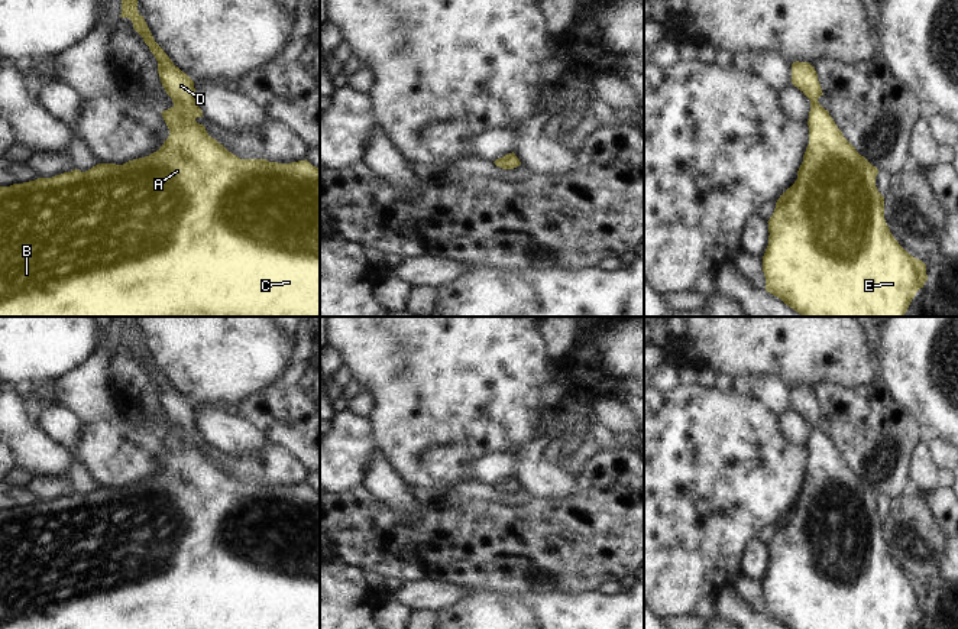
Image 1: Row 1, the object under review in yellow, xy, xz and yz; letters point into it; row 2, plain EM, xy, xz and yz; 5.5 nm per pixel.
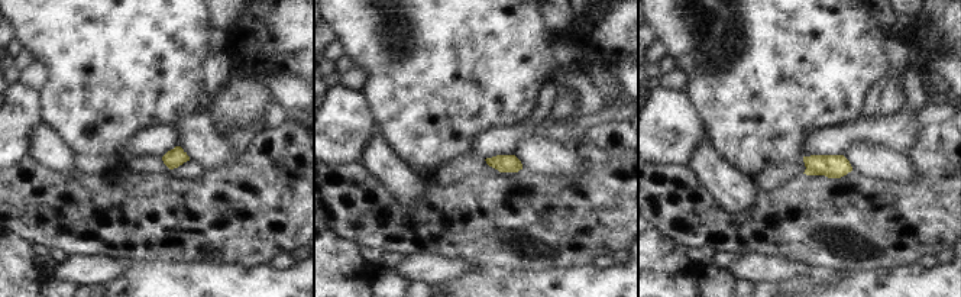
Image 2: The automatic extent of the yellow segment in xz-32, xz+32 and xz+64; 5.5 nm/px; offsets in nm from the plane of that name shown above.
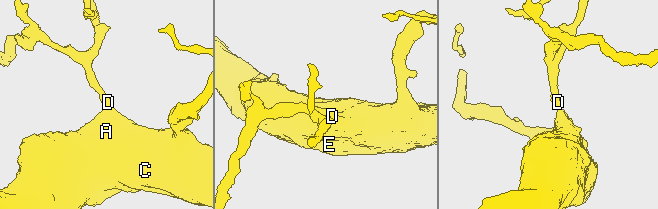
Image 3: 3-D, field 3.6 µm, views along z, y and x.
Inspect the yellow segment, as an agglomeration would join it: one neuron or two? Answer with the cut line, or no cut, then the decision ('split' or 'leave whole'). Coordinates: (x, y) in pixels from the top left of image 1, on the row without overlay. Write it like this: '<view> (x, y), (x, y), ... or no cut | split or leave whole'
no cut | leave whole

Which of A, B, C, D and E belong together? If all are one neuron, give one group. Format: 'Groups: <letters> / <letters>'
Groups: A B C D E

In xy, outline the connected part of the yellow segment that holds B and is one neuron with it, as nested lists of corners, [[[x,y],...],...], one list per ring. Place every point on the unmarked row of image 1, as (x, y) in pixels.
[[[136,317],[116,318],[122,321],[120,341],[127,341],[132,344],[133,353],[143,361],[143,366],[155,379],[162,411],[172,422],[174,429],[165,435],[161,435],[169,453],[169,460],[156,476],[145,482],[129,484],[123,489],[98,487],[85,496],[74,493],[52,502],[38,502],[23,508],[0,510],[0,629],[320,629],[320,493],[313,490],[307,483],[291,487],[269,486],[266,483],[240,483],[239,480],[229,476],[216,463],[213,463],[207,457],[205,451],[195,445],[197,441],[203,440],[203,435],[195,428],[194,405],[178,390],[175,390],[164,373],[155,366],[143,340],[140,340],[137,335]]]

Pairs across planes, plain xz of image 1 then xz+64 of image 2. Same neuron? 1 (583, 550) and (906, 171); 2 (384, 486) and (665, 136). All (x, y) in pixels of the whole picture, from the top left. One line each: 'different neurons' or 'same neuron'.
1: different neurons
2: different neurons

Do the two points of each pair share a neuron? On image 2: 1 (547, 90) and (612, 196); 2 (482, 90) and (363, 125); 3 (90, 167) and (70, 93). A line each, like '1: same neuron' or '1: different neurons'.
1: different neurons
2: different neurons
3: different neurons

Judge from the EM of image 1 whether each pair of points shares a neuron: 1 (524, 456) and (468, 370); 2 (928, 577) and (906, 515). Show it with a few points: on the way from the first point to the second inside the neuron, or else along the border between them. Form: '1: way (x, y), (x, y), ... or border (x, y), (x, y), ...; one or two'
1: border (531, 438), (510, 451); two
2: way (921, 561), (910, 531); one

